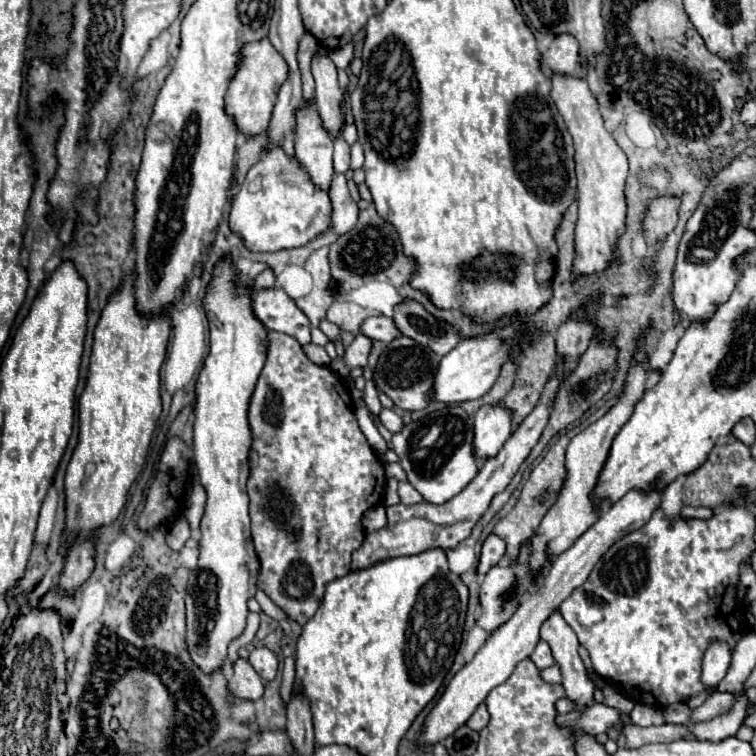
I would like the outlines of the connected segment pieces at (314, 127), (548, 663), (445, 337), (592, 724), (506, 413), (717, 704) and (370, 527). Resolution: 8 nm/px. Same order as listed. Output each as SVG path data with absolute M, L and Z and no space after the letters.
M303 103L295 121L295 157L311 179L327 189L333 177L333 137L323 129L315 103Z
M539 641L535 651L531 653L531 661L539 667L539 669L547 669L547 667L553 667L553 655L551 655L551 649L545 641Z
M405 301L397 305L393 321L403 335L429 347L439 357L447 355L461 341L461 331L455 325L435 319L417 301Z
M601 703L591 705L585 713L567 713L567 715L559 715L557 723L565 725L573 731L573 727L583 729L585 733L591 735L599 735L609 731L611 727L615 727L621 719L621 711L615 707L607 707Z
M483 405L475 413L475 455L493 457L511 435L513 411L505 405Z
M715 691L703 705L699 705L697 709L691 711L689 719L691 719L691 723L711 721L711 717L719 717L719 715L727 713L727 709L731 709L731 705L735 705L735 693Z
M373 505L371 509L367 509L363 513L363 527L365 531L377 531L387 523L387 513L385 513L385 505Z

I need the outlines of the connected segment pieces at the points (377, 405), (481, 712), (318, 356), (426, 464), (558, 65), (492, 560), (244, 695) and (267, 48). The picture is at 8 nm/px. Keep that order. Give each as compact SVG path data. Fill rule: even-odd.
M365 367L365 373L363 373L363 377L367 379L367 387L365 387L365 395L363 395L363 399L365 399L365 403L367 403L367 407L369 407L369 411L371 411L371 415L375 417L375 419L379 419L379 413L381 413L381 401L379 401L379 397L377 397L377 391L375 391L375 385L371 383L371 371Z
M481 703L477 709L475 709L475 713L469 717L469 721L465 723L469 729L475 729L475 731L481 731L485 725L489 723L489 713L487 713L487 709L485 709L485 705Z
M315 343L305 345L305 347L303 347L303 353L305 353L313 363L317 363L317 365L329 365L329 357L327 357L325 349L319 347L319 345L315 345Z
M449 405L439 411L439 423L445 425L445 433L441 435L441 443L429 447L429 449L415 449L409 443L414 430L417 427L409 424L396 434L393 434L389 447L399 455L400 464L403 465L409 483L423 495L427 503L441 505L461 493L469 481L477 475L477 461L471 457L471 437L473 437L473 421L467 415L467 411L459 405Z
M561 33L553 39L549 51L543 55L543 65L555 73L577 73L577 55L579 55L579 41L571 37L571 33Z
M489 535L481 547L481 559L479 559L477 573L485 575L487 569L495 567L503 559L503 555L505 555L505 543L497 535Z
M237 659L233 669L235 669L233 677L231 677L229 685L227 685L229 693L235 699L257 701L263 695L263 681L261 681L261 677L255 673L255 669L245 659Z
M263 37L263 41L251 41L243 45L243 49L239 51L237 71L225 95L225 107L245 135L257 135L267 129L273 105L277 101L279 85L285 79L287 79L287 63L283 61L283 57L279 57L279 53L275 53L275 47L271 45L271 41L267 41L267 37Z

